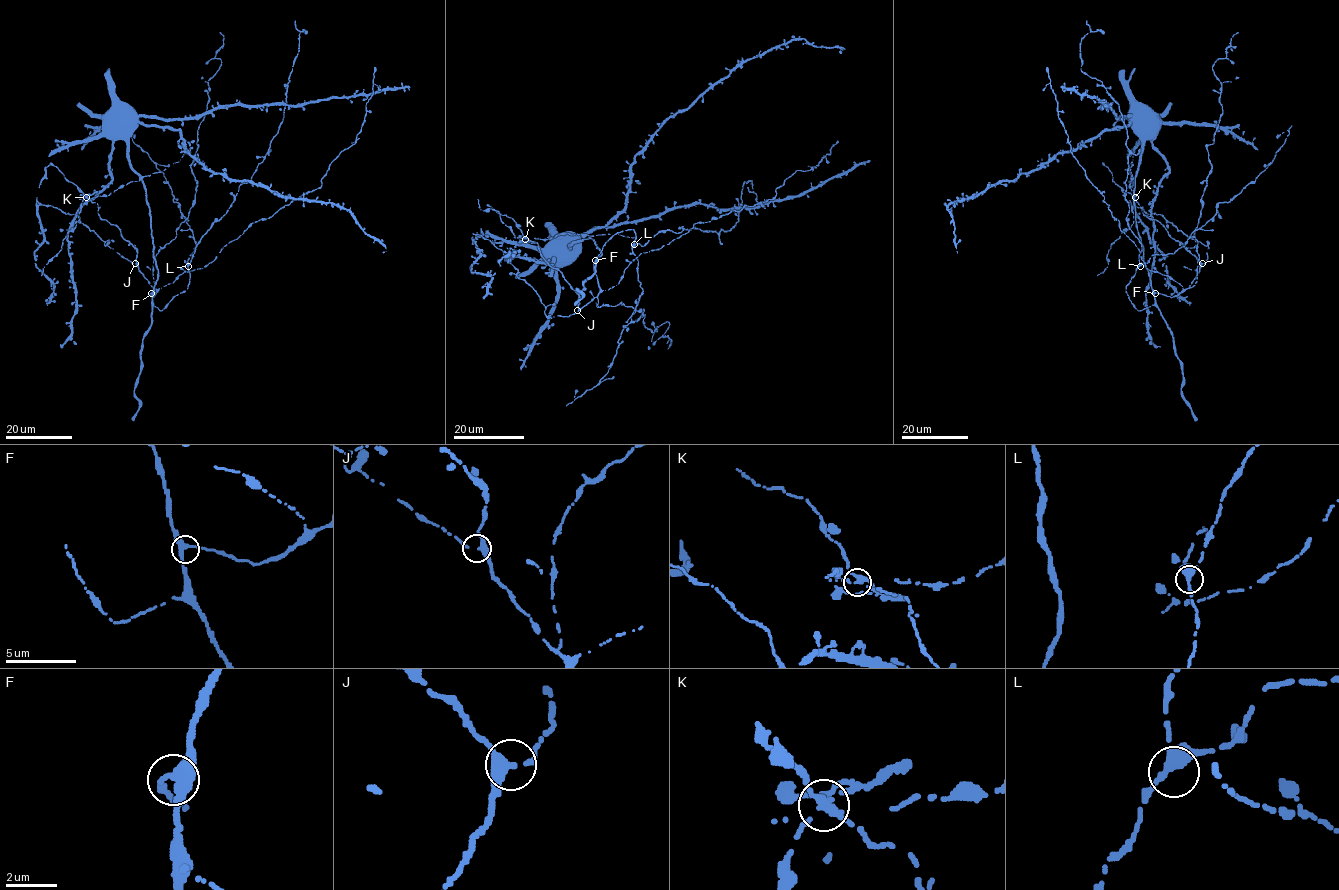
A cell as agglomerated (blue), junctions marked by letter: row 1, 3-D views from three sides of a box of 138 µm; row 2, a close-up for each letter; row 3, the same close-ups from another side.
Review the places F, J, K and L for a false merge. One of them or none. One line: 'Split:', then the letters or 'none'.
Split: K

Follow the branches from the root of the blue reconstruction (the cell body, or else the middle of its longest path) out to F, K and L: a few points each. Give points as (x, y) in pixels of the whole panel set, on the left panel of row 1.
F: (123, 115), (122, 122), (131, 131), (129, 162), (141, 180), (149, 208), (157, 269), (151, 293)
K: (123, 115), (129, 162), (149, 208), (153, 297), (136, 249), (86, 197)
L: (123, 115), (181, 119), (286, 101), (264, 159), (202, 236), (188, 266)

